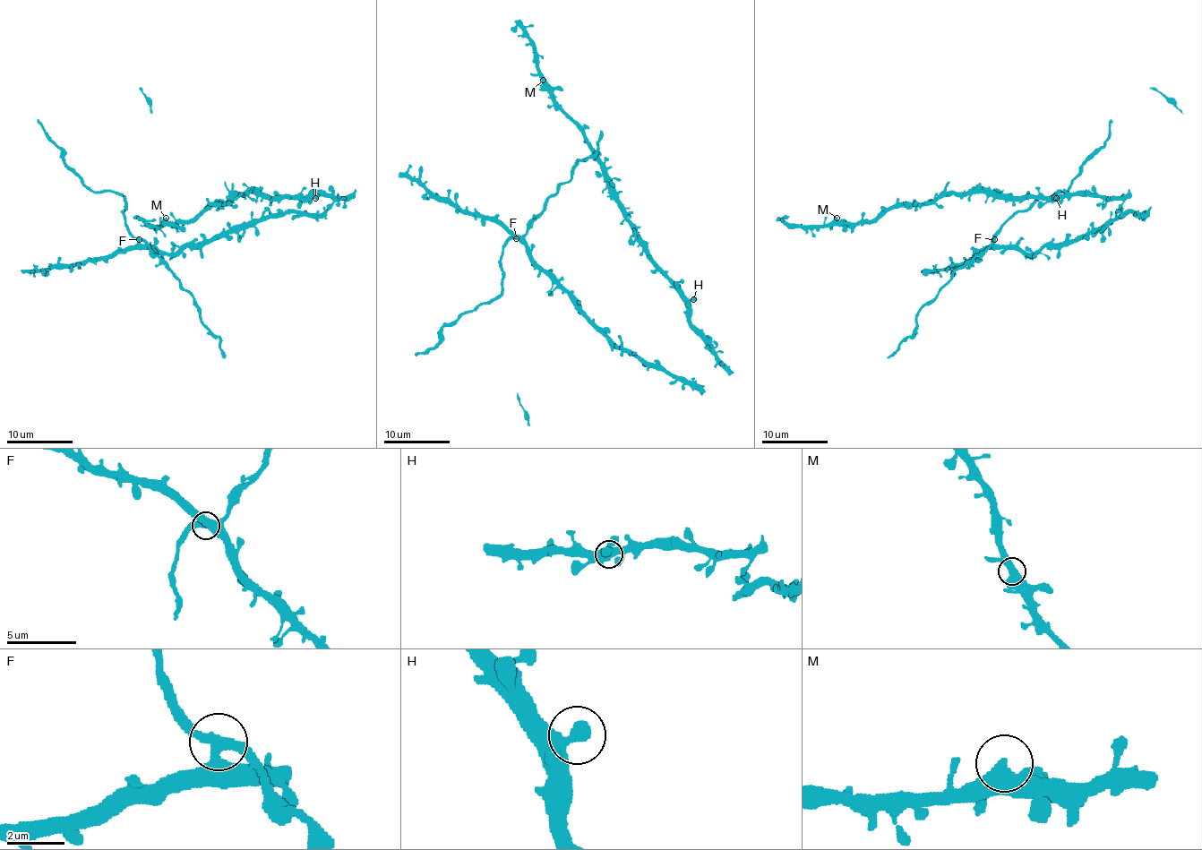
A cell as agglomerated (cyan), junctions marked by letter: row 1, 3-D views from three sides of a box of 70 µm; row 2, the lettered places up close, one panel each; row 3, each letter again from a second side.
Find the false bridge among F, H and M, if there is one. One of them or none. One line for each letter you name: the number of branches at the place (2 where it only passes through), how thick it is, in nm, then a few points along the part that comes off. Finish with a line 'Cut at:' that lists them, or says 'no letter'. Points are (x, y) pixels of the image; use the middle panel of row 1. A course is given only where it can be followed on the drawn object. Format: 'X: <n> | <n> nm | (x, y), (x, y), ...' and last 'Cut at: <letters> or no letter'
F: 2 | 400 nm | (517, 238), (509, 240), (500, 260), (502, 291), (449, 322), (442, 329), (441, 339), (427, 352), (415, 354)
Cut at: F

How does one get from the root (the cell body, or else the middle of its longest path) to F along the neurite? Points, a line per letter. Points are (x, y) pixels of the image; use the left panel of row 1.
F: (266, 218), (243, 223), (209, 241), (185, 243), (174, 253), (158, 253), (146, 248), (139, 239)

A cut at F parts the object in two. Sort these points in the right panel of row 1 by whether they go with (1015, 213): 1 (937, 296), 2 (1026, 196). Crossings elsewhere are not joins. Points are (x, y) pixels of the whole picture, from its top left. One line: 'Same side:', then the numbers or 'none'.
Same side: 1

